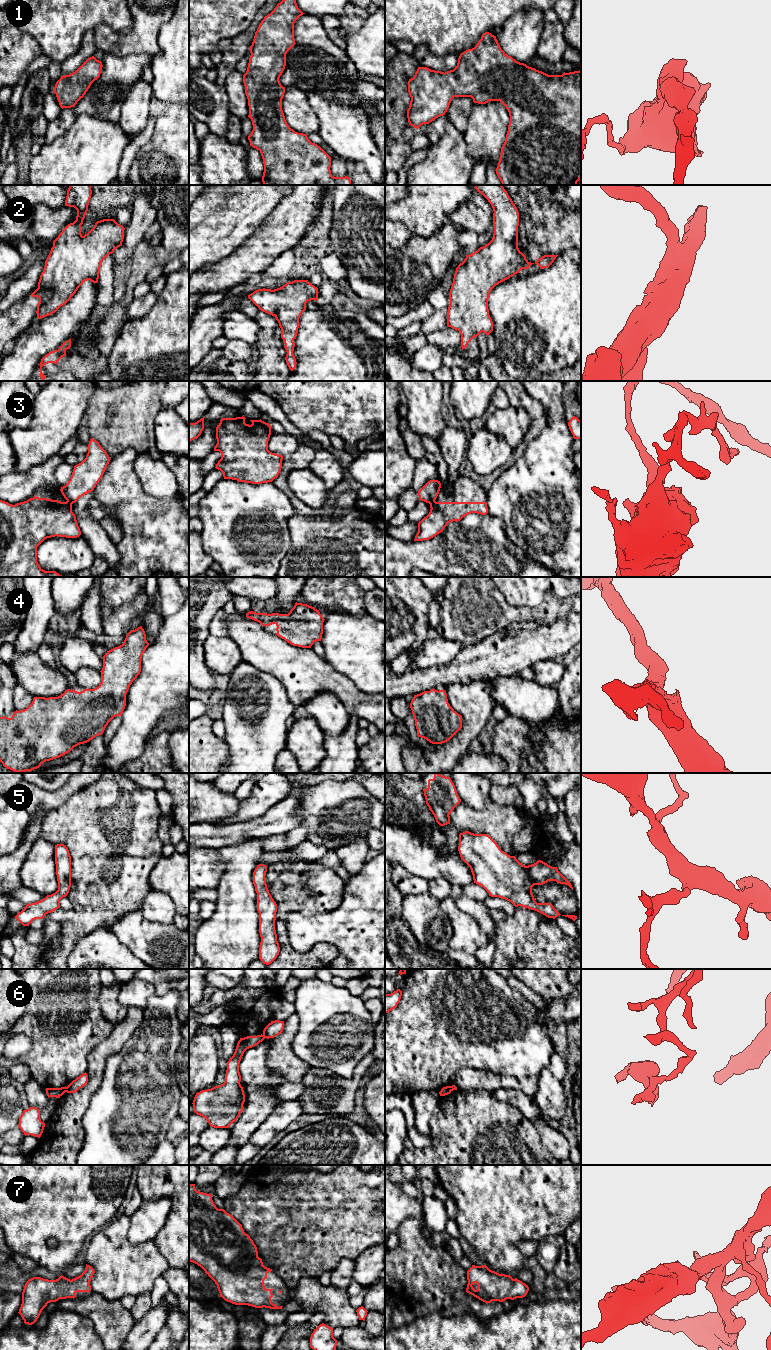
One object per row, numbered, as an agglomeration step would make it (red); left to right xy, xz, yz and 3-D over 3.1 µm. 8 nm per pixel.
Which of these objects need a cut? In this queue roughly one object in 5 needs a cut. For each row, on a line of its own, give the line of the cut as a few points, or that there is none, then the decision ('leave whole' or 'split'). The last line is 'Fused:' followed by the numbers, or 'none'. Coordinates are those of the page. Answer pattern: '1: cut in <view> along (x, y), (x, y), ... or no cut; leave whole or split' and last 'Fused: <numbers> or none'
1: no cut; leave whole
2: no cut; leave whole
3: cut in xz along (258, 420), (270, 433); split
4: no cut; leave whole
5: no cut; leave whole
6: cut in xy along (67, 1087), (64, 1091); split
7: no cut; leave whole
Fused: 3, 6

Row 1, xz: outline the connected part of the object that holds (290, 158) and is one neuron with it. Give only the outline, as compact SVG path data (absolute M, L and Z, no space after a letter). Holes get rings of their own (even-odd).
M282 0L264 17L255 32L247 71L243 75L249 106L248 117L253 125L248 140L250 146L261 153L264 185L351 185L348 176L334 177L331 174L331 157L320 146L312 143L306 134L291 129L282 110L285 87L279 78L286 66L286 54L296 44L294 23L303 14L296 0Z

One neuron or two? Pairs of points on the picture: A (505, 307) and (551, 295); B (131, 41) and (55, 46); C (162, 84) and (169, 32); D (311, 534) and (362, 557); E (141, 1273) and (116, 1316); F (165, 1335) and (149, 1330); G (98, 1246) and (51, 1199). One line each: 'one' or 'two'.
A: one
B: two
C: one
D: one
E: two
F: two
G: two

